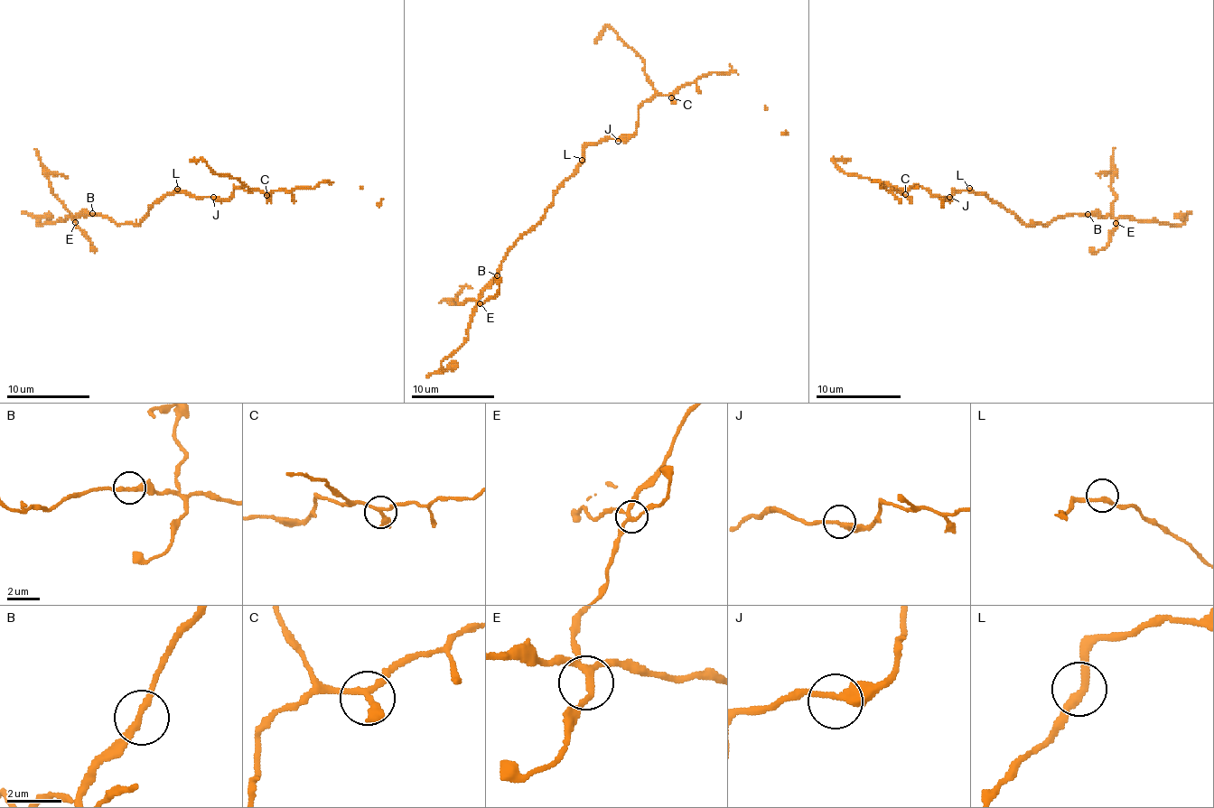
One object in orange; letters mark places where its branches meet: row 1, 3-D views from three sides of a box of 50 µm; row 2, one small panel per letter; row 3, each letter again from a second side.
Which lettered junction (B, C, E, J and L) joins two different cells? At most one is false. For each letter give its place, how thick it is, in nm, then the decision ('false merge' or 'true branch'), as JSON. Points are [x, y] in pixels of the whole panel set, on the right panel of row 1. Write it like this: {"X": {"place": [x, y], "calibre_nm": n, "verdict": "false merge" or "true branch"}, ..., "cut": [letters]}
{"B": {"place": [1087, 214], "calibre_nm": 260, "verdict": "true branch"}, "C": {"place": [905, 194], "calibre_nm": 220, "verdict": "true branch"}, "E": {"place": [1115, 223], "calibre_nm": 200, "verdict": "false merge"}, "J": {"place": [949, 197], "calibre_nm": 280, "verdict": "true branch"}, "L": {"place": [969, 188], "calibre_nm": 280, "verdict": "true branch"}, "cut": ["E"]}

